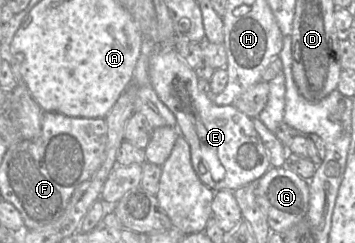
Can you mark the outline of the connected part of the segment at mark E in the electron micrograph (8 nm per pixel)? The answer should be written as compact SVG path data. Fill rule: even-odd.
M158 48L149 59L149 78L159 99L172 111L177 120L177 129L190 146L191 162L200 181L214 191L235 191L240 187L255 184L270 168L268 153L255 129L253 119L233 105L218 106L198 88L195 70L190 68L174 49Z

